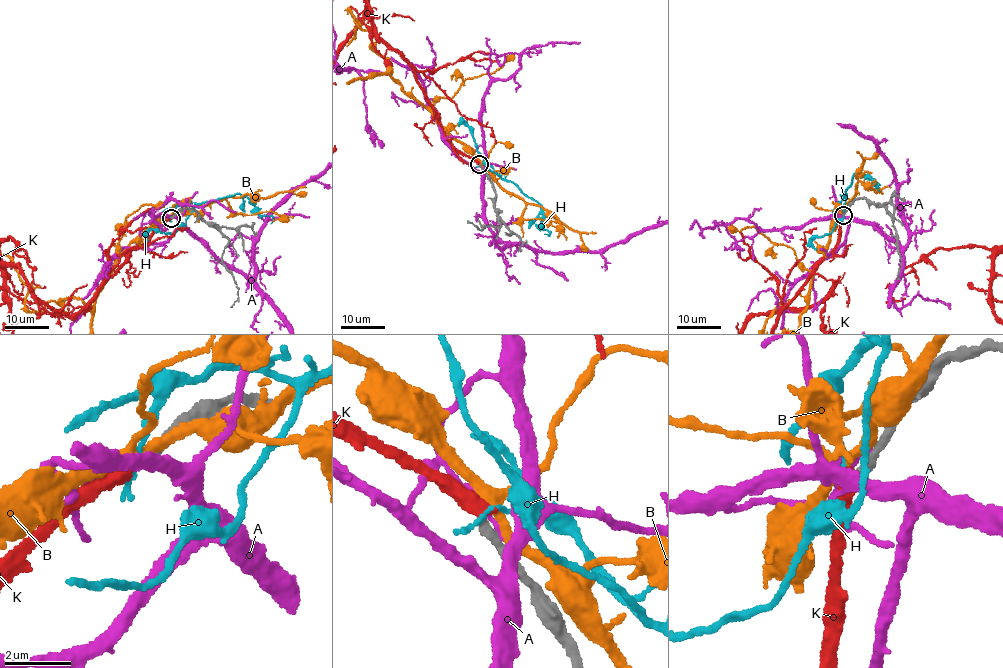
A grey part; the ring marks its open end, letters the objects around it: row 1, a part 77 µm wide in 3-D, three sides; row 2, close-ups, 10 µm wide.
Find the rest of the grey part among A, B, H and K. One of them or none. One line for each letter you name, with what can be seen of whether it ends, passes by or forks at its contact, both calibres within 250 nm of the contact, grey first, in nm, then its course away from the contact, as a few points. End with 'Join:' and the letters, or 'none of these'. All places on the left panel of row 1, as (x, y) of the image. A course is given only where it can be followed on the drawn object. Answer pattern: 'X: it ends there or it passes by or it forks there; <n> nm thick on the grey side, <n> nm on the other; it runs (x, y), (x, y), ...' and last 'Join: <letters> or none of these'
K: it ends there; 280 nm thick on the grey side, 480 nm on the other
Join: K

